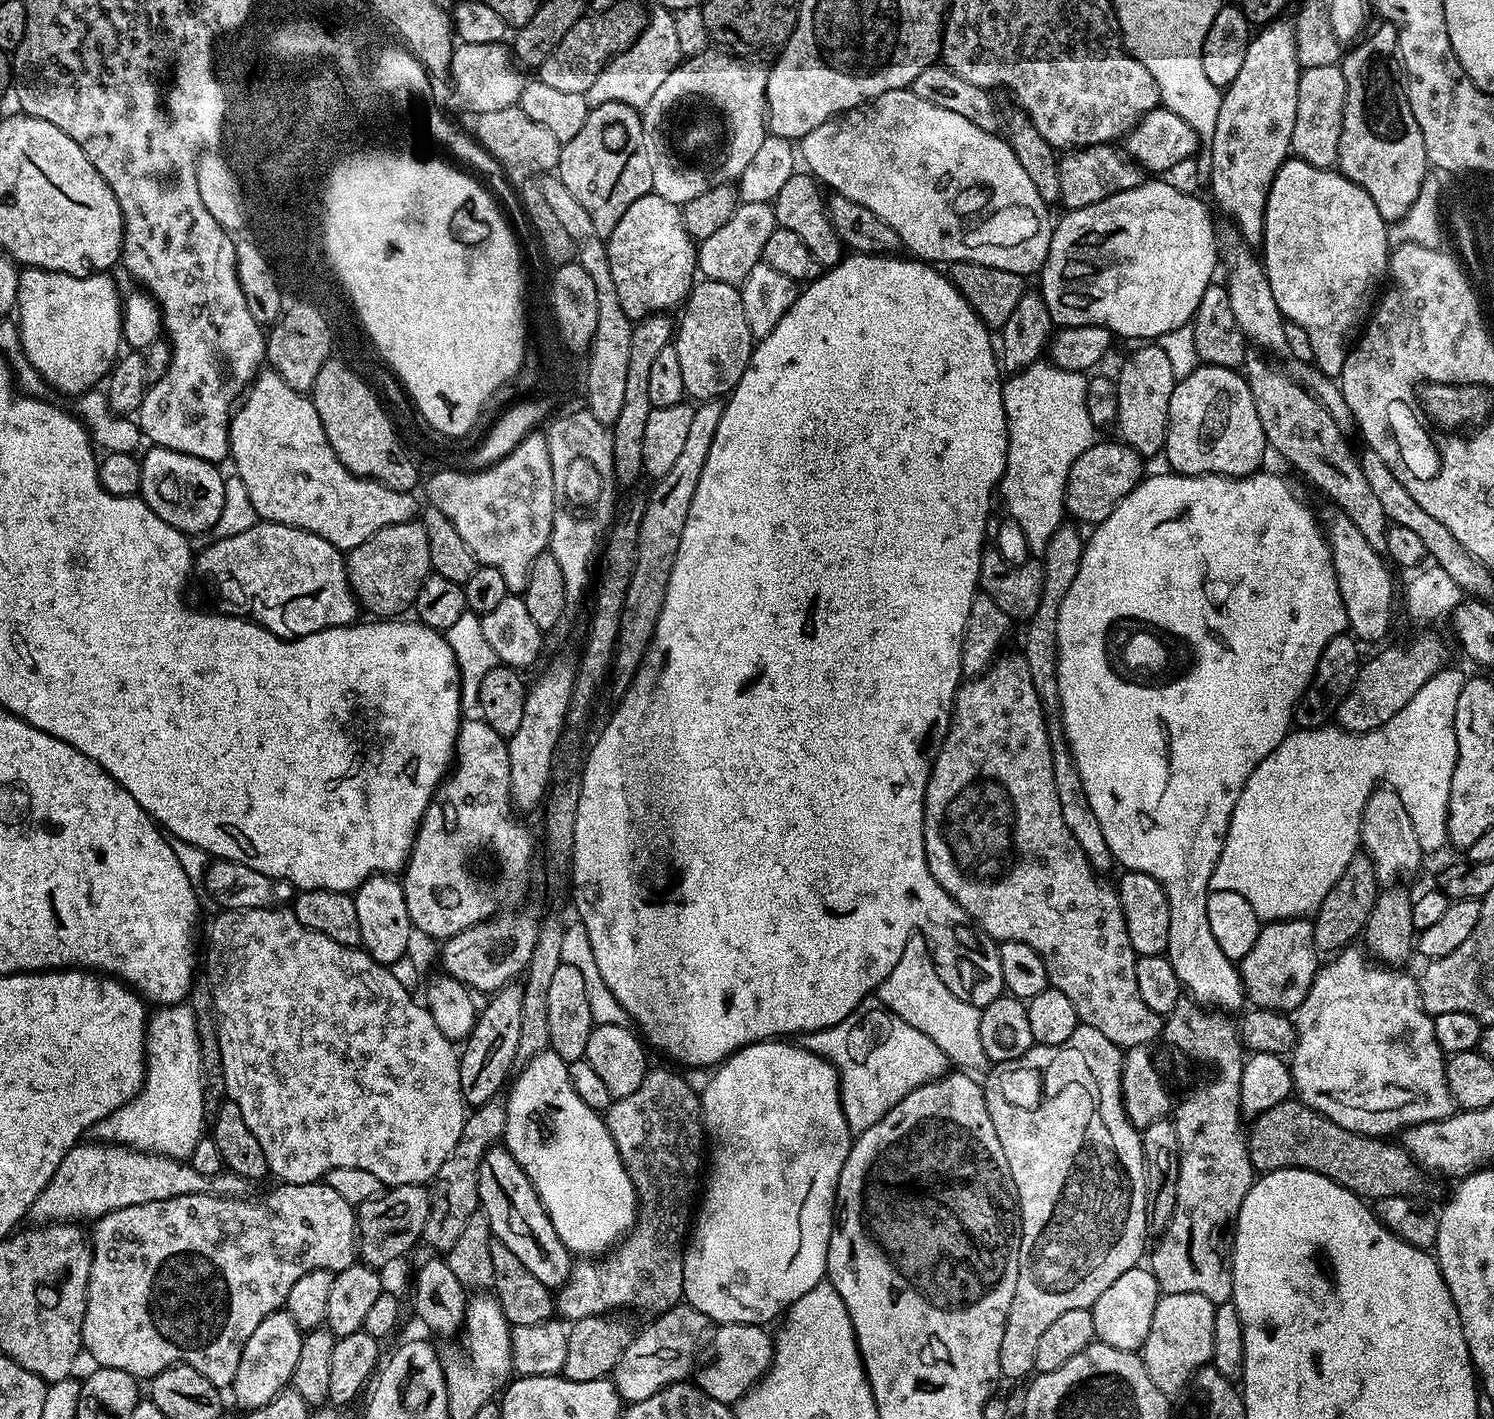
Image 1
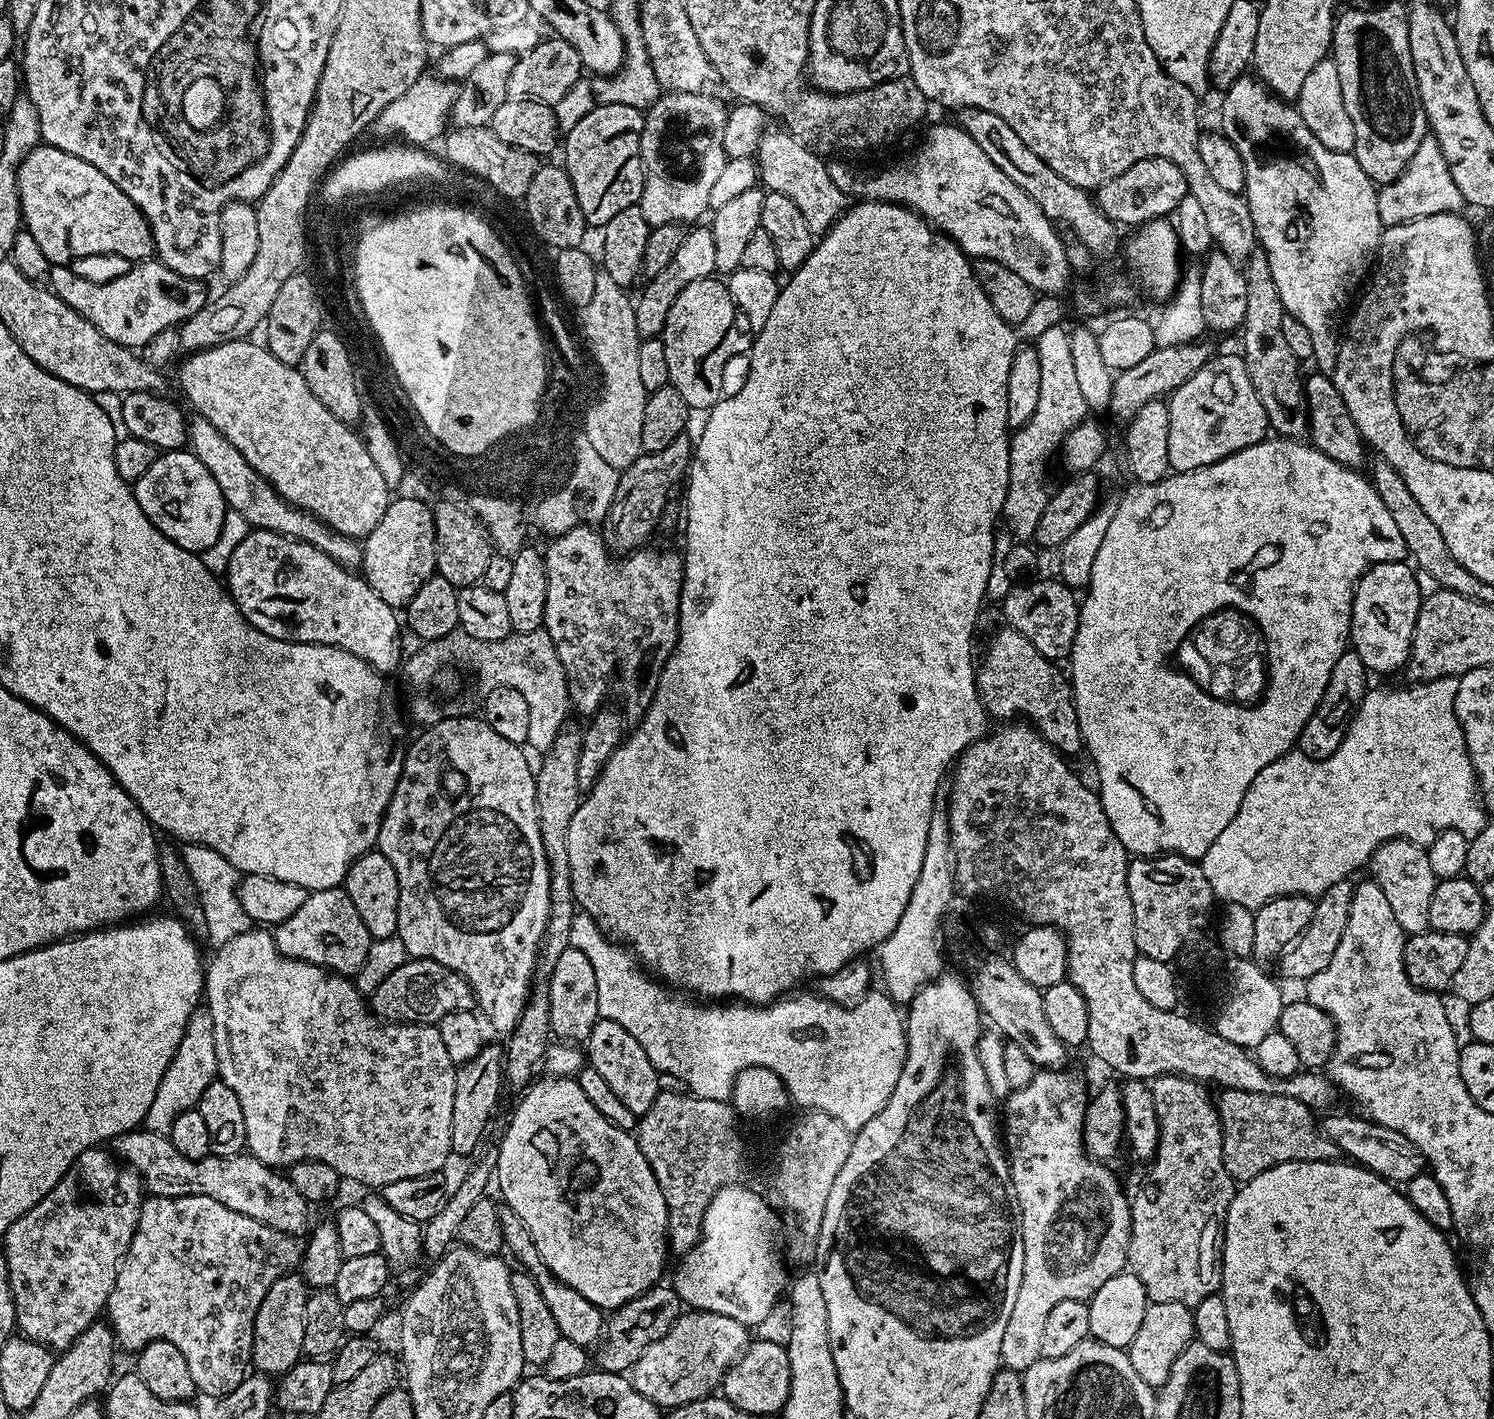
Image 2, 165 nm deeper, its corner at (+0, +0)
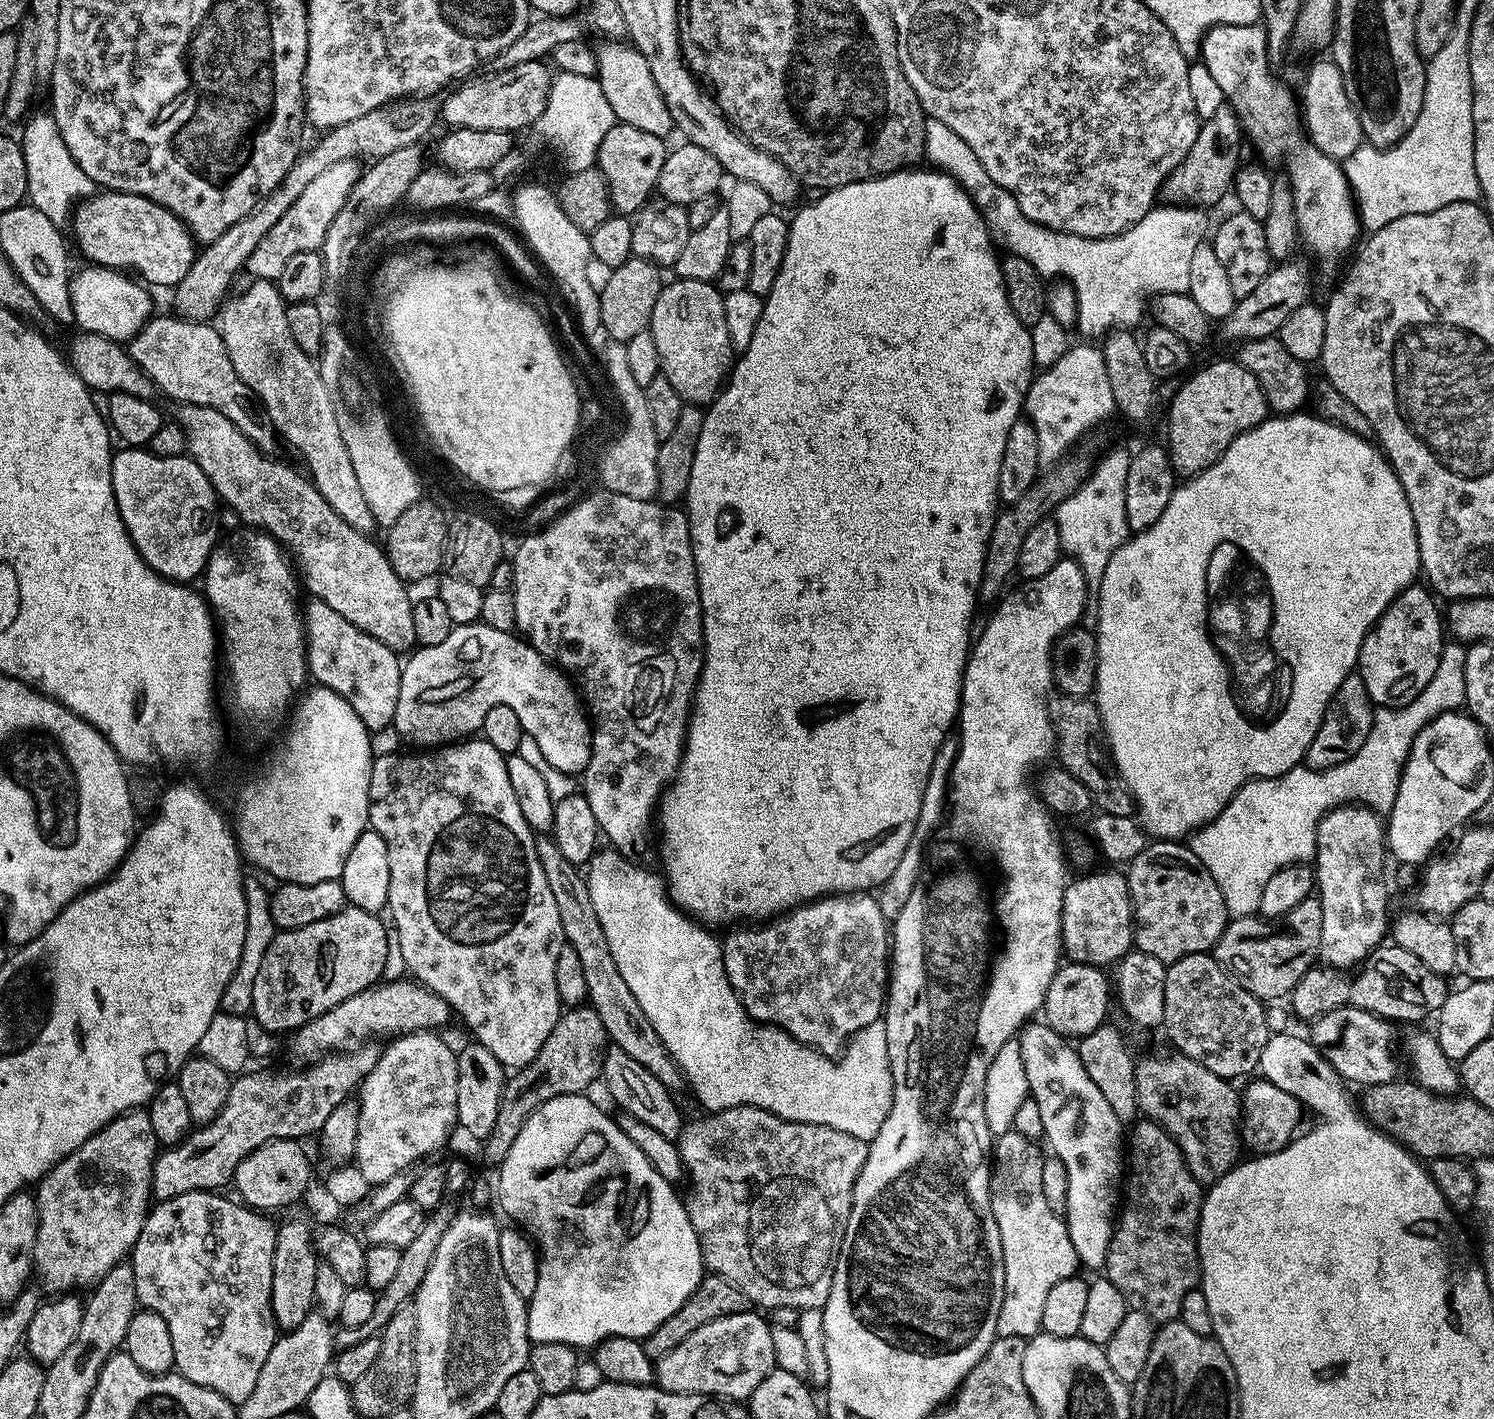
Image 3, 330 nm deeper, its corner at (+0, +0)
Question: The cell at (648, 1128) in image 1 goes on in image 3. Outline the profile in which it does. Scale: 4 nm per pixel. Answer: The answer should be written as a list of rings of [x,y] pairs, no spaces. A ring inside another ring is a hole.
[[[734,1106],[715,1114],[704,1114],[701,1120],[692,1120],[683,1125],[678,1137],[682,1162],[687,1183],[692,1183],[692,1189],[686,1192],[686,1207],[688,1217],[698,1234],[700,1249],[704,1255],[704,1267],[709,1273],[725,1276],[733,1281],[742,1294],[757,1309],[773,1310],[780,1307],[790,1307],[797,1310],[805,1308],[823,1309],[830,1298],[830,1288],[834,1282],[836,1263],[840,1257],[840,1247],[846,1234],[846,1226],[852,1210],[852,1196],[856,1180],[863,1170],[868,1158],[869,1141],[854,1138],[854,1134],[846,1134],[842,1130],[834,1130],[825,1124],[799,1124],[778,1118],[770,1110],[762,1110],[758,1106]]]

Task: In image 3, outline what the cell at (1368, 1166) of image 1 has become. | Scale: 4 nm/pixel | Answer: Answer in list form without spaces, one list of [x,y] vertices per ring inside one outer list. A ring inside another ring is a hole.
[[[1168,1050],[1165,1056],[1148,1056],[1136,1066],[1140,1112],[1175,1138],[1188,1168],[1201,1182],[1207,1181],[1207,1176],[1226,1175],[1241,1159],[1242,1096],[1232,1087],[1233,1081],[1175,1050]]]

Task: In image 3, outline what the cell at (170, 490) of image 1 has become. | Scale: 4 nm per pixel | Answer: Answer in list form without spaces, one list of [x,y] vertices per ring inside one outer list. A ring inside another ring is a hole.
[[[124,446],[113,455],[112,458],[112,485],[114,486],[114,498],[118,502],[118,510],[122,522],[128,528],[130,538],[134,542],[134,546],[138,550],[138,554],[142,559],[156,571],[159,576],[164,576],[168,580],[177,582],[192,582],[192,579],[199,577],[203,573],[209,556],[212,555],[213,548],[218,543],[218,535],[216,536],[216,524],[218,528],[218,497],[216,491],[212,489],[212,484],[206,478],[206,474],[191,456],[185,454],[183,456],[156,456],[152,451],[145,450],[140,446]]]

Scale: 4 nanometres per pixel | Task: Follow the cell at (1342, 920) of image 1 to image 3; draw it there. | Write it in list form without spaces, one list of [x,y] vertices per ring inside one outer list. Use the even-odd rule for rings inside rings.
[[[1315,895],[1307,896],[1294,910],[1290,910],[1284,916],[1271,923],[1258,922],[1256,916],[1238,916],[1229,919],[1228,925],[1224,927],[1224,933],[1220,935],[1220,943],[1214,949],[1214,955],[1220,965],[1239,982],[1250,994],[1254,994],[1259,1000],[1271,1002],[1279,996],[1287,997],[1298,986],[1298,982],[1317,963],[1320,955],[1320,939],[1322,938],[1322,906]]]

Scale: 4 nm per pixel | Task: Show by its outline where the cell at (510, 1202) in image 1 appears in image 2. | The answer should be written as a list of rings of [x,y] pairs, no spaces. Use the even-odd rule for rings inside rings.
[[[506,1206],[501,1207],[500,1221],[507,1251],[512,1251],[525,1264],[521,1265],[535,1276],[538,1290],[542,1290],[542,1298],[546,1298],[546,1306],[550,1306],[550,1315],[554,1318],[554,1322],[558,1322],[561,1337],[570,1342],[578,1342],[578,1346],[583,1348],[595,1345],[599,1341],[606,1323],[606,1316],[602,1309],[594,1302],[590,1302],[590,1298],[582,1298],[582,1294],[578,1294],[578,1290],[566,1286],[557,1276],[553,1276],[549,1272],[538,1254],[538,1246],[534,1246],[534,1238],[530,1238],[530,1230],[526,1230],[522,1218],[518,1218],[518,1214],[514,1214],[514,1210],[510,1210]]]

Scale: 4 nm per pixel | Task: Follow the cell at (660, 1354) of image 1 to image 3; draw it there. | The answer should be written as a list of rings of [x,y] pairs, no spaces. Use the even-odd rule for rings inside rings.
[[[756,1310],[730,1314],[698,1326],[686,1342],[655,1361],[654,1380],[659,1387],[678,1394],[747,1401],[748,1395],[777,1367],[772,1329]]]

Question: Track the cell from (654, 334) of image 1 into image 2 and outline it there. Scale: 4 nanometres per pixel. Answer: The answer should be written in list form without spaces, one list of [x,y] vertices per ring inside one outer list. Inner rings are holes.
[[[703,224],[691,227],[678,246],[670,263],[667,264],[657,276],[647,281],[648,285],[640,292],[640,297],[635,297],[634,322],[638,322],[641,337],[656,338],[663,333],[666,326],[666,317],[670,314],[670,306],[674,306],[674,298],[690,286],[690,282],[707,280],[716,272],[714,236],[711,227]]]

